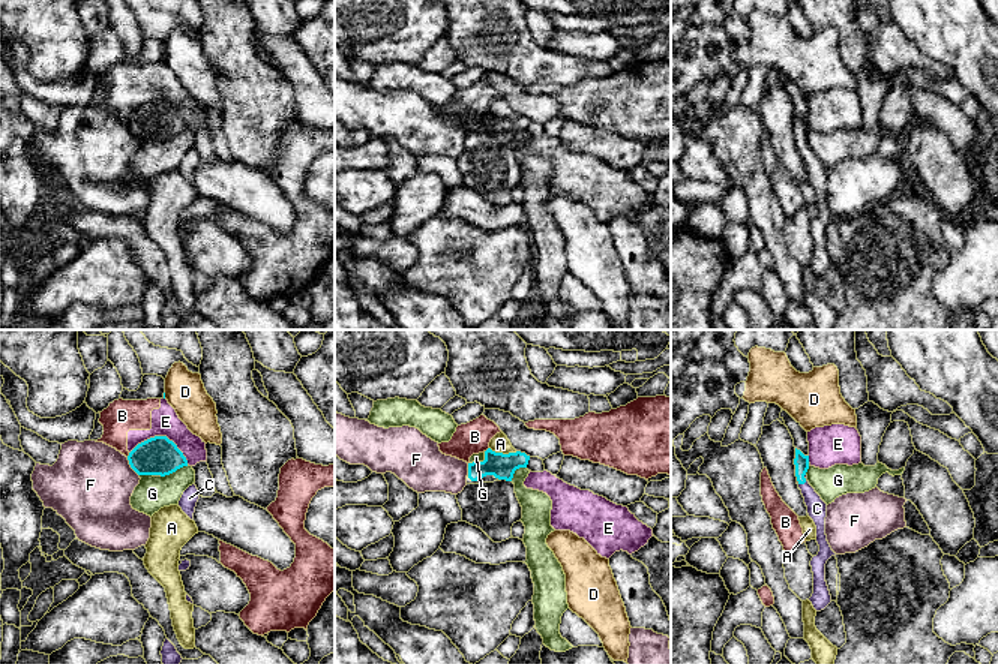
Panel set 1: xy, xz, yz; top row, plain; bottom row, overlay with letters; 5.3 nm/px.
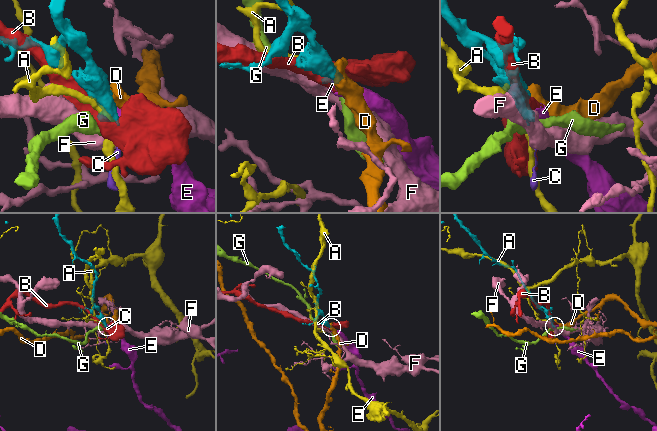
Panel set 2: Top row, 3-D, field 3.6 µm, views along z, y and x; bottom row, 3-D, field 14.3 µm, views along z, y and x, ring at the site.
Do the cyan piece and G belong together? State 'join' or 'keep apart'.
keep apart

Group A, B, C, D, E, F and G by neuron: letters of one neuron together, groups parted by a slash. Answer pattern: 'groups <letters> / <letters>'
groups A / B E / C / D / F / G

